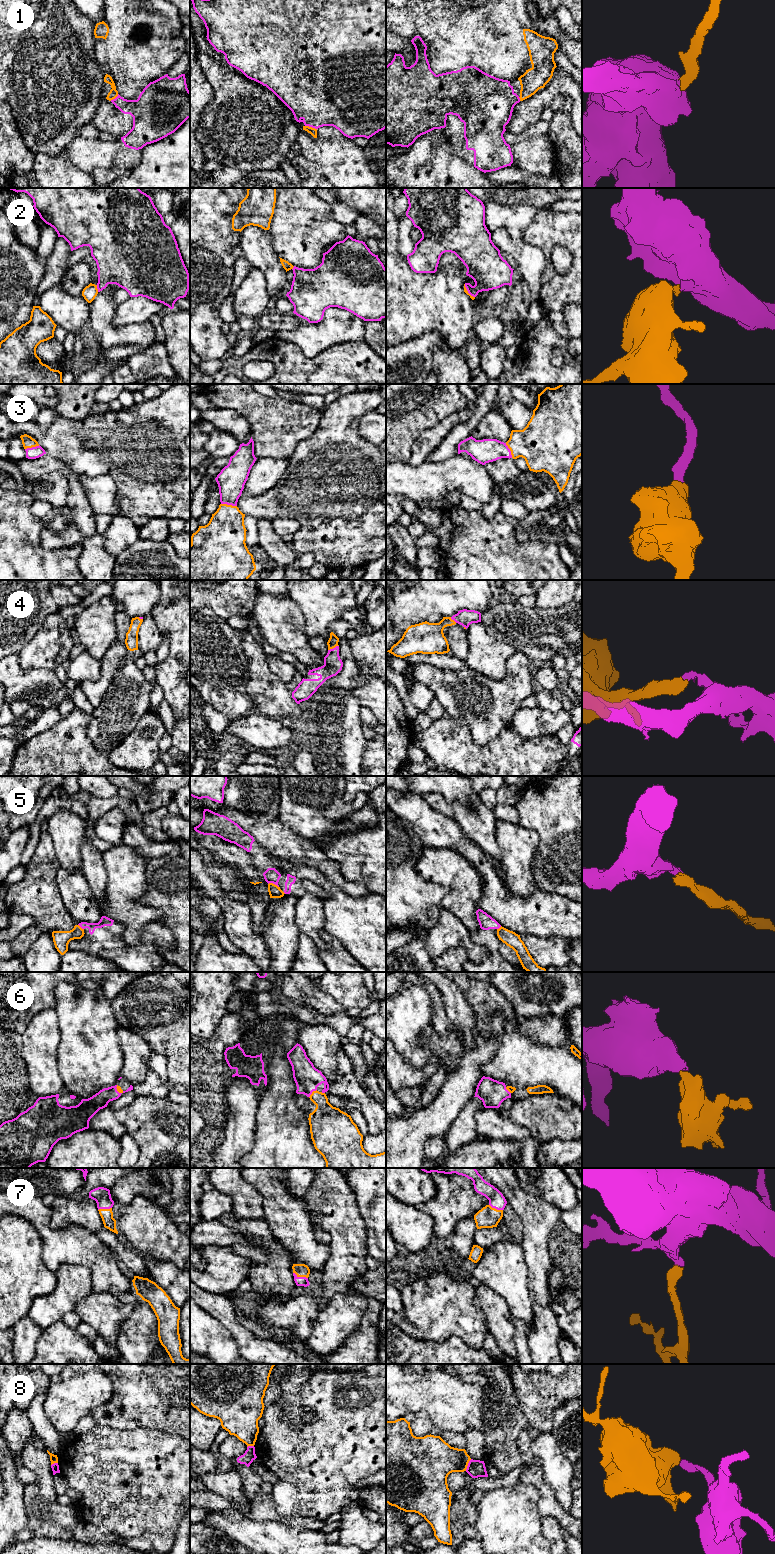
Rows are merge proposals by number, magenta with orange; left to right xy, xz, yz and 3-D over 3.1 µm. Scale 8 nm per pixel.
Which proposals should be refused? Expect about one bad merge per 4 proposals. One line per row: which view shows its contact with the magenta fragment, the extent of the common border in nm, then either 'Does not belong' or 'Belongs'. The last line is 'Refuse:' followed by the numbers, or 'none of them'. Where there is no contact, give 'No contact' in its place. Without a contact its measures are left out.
1: Touches magenta in xz. Shared border 100 nm. Belongs
2: Touches magenta in xy. Shared border 60 nm. Does not belong
3: Touches magenta in xz. Shared border 130 nm. Belongs
4: Touches magenta in xz. Shared border 100 nm. Belongs
5: Touches magenta in xz. Shared border 90 nm. Does not belong
6: Touches magenta in xz. Shared border 90 nm. Belongs
7: Touches magenta in xz. Shared border 130 nm. Belongs
8: Touches magenta in yz. Shared border 110 nm. Does not belong
Refuse: 2, 5, 8

